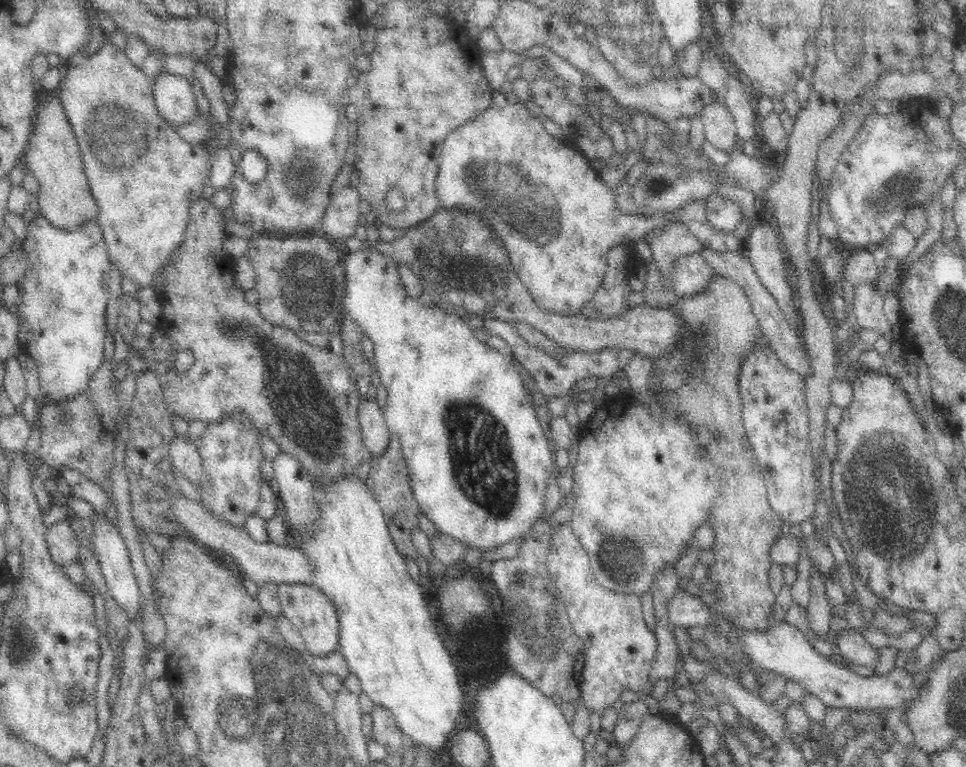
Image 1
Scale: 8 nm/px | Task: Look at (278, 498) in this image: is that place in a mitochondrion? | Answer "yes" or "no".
no

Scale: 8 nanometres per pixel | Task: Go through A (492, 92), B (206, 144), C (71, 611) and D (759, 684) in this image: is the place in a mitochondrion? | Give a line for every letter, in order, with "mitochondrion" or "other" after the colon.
A: other
B: other
C: other
D: other

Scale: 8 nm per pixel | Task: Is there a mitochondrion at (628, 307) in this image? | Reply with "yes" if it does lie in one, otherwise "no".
no

